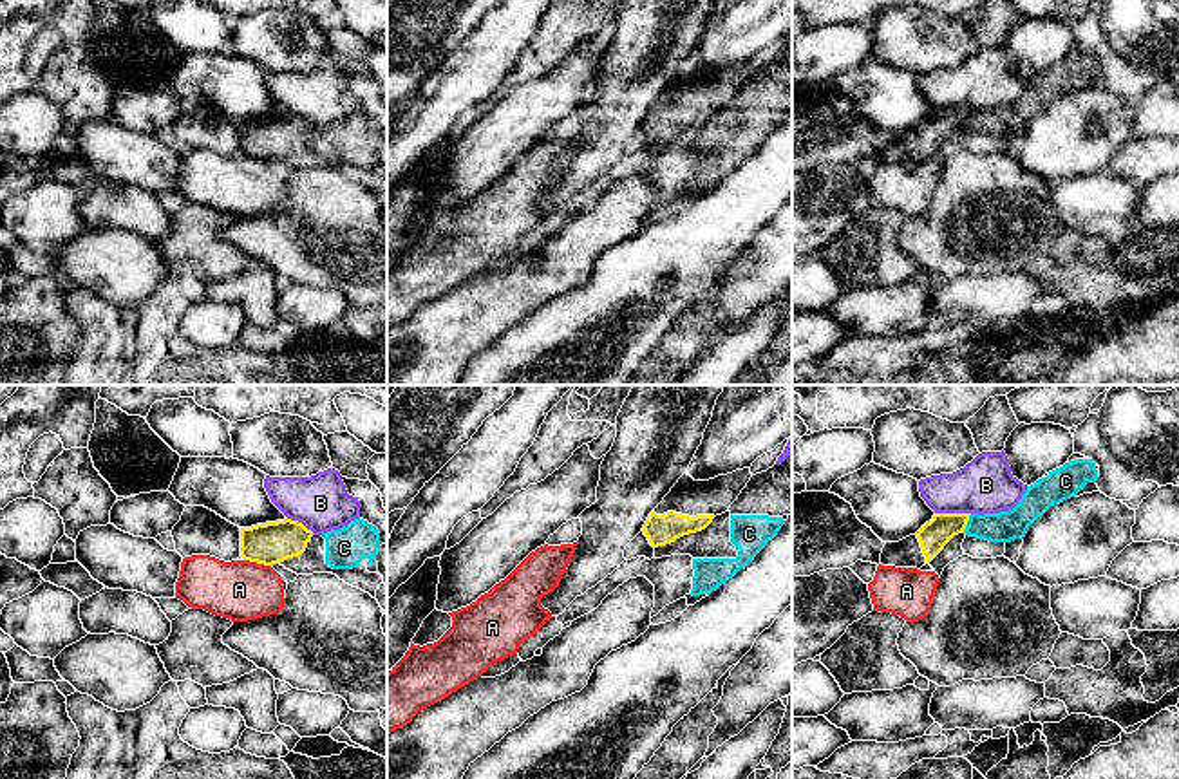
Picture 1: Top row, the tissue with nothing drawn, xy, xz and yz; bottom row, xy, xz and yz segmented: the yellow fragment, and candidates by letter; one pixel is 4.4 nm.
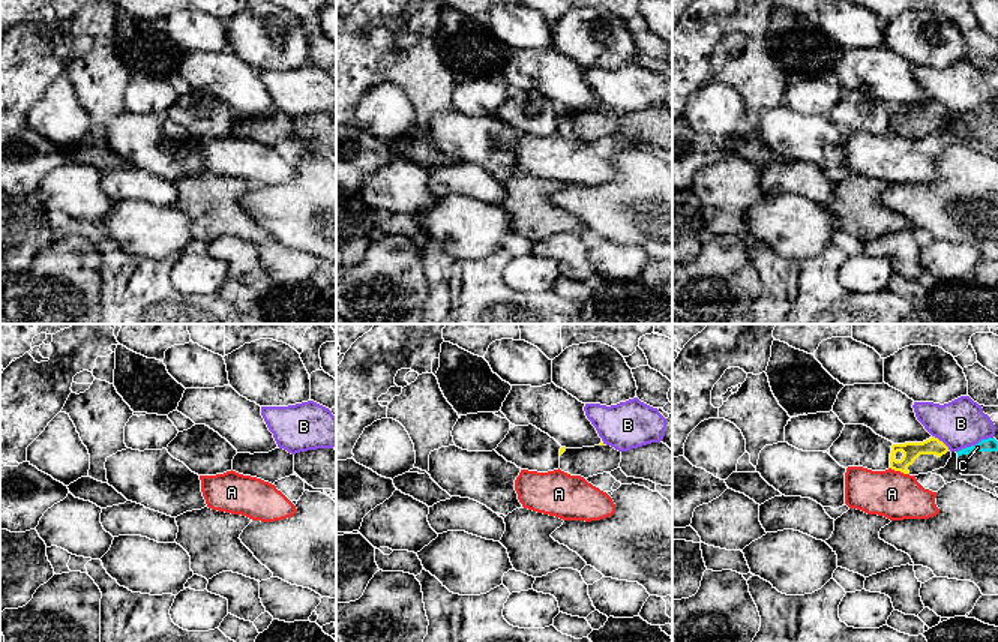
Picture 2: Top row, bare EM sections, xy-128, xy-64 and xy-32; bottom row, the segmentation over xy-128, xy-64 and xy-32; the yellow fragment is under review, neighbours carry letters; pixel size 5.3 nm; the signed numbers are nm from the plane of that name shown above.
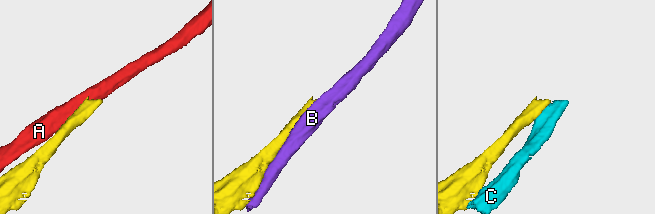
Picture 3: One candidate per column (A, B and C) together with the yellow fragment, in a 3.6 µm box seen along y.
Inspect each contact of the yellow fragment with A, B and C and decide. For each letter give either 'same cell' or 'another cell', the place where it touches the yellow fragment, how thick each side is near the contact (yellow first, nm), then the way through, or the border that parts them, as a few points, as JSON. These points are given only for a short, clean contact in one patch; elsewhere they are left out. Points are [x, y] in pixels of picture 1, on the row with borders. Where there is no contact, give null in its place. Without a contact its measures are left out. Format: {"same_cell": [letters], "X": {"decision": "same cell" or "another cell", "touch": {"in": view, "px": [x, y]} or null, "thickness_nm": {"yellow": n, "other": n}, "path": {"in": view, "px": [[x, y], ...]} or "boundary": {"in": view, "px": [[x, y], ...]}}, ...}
{"same_cell": [], "A": {"decision": "another cell", "touch": {"in": "xy", "px": [257, 563]}, "thickness_nm": {"yellow": 190, "other": 260}, "boundary": {"in": "xy", "px": [[245, 559], [270, 566]]}}, "B": {"decision": "another cell", "touch": {"in": "yz", "px": [953, 514]}, "thickness_nm": {"yellow": 140, "other": 260}}, "C": {"decision": "another cell", "touch": {"in": "yz", "px": [966, 523]}, "thickness_nm": {"yellow": 140, "other": 140}}}

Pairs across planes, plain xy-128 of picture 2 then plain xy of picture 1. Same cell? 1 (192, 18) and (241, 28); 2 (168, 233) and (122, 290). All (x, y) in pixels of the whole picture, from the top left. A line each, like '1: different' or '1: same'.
1: different
2: same

